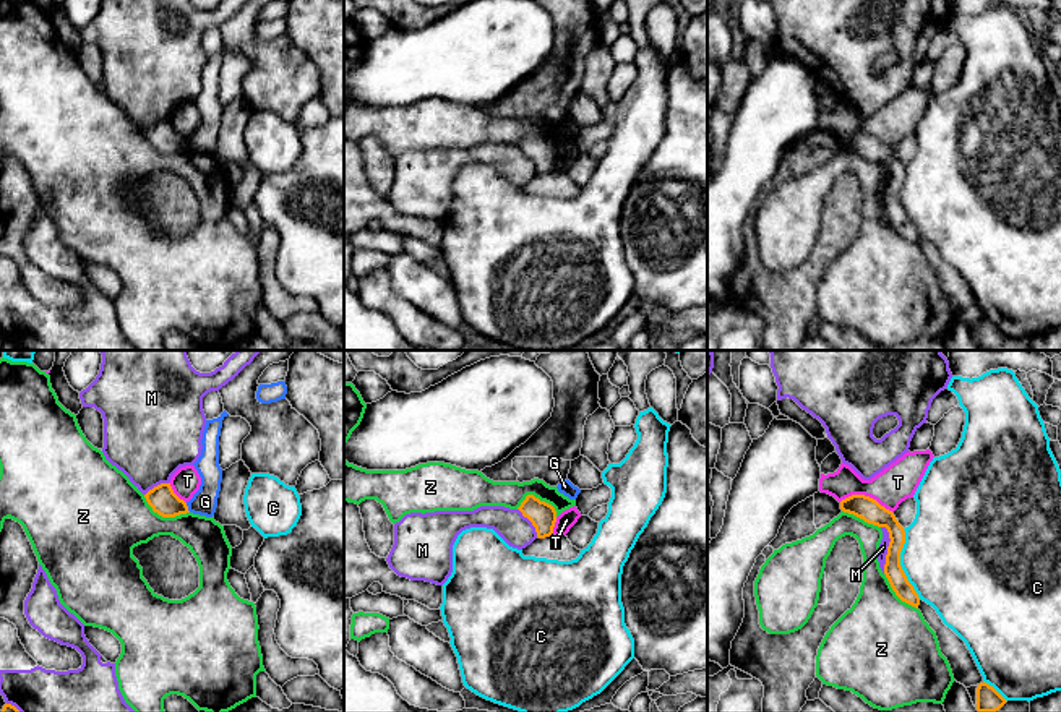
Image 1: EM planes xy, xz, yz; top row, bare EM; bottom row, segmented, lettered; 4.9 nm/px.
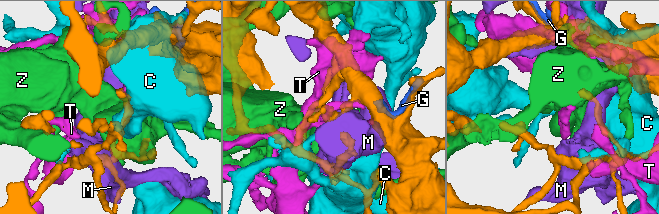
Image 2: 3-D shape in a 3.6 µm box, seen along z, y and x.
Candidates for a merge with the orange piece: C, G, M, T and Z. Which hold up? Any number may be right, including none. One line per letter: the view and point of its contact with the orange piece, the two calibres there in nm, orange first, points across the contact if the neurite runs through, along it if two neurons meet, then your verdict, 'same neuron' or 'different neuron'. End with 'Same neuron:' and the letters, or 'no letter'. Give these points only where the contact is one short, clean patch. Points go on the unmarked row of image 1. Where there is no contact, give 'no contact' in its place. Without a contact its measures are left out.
C: contact yz (899, 201); calibres 100 and 460 nm; different neuron
G: contact xy (187, 145); calibres 140 and 130 nm; different neuron
M: contact yz (888, 185); calibres 120 and 50 nm; different neuron
T: contact yz (867, 133); calibres 120 and 190 nm; different neuron
Z: contact xy (164, 153); calibres 140 and 360 nm; different neuron
Same neuron: no letter

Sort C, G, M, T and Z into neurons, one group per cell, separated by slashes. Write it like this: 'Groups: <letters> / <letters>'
Groups: C / G / M / T / Z

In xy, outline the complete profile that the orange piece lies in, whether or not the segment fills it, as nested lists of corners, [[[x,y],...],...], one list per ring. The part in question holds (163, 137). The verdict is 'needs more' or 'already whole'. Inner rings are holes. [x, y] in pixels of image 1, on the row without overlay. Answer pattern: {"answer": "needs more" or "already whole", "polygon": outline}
{"answer": "already whole", "polygon": [[[170,120],[154,123],[144,135],[152,148],[162,154],[175,154],[190,149],[187,139],[174,130]]]}

